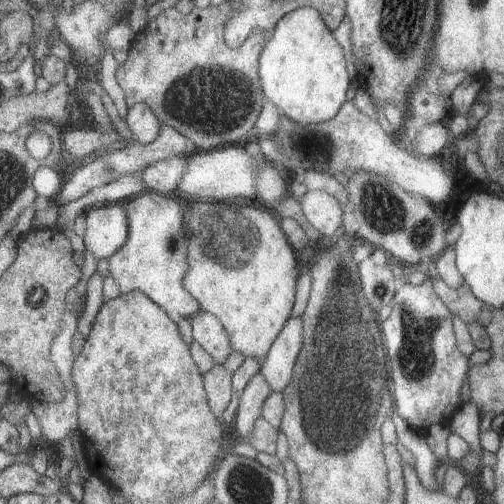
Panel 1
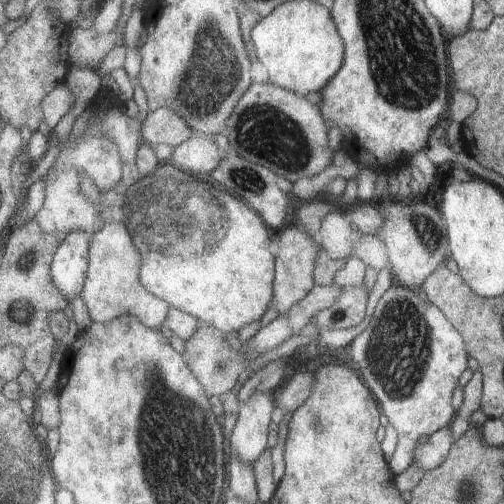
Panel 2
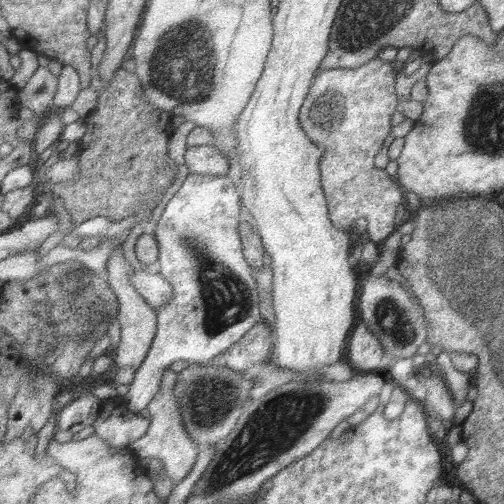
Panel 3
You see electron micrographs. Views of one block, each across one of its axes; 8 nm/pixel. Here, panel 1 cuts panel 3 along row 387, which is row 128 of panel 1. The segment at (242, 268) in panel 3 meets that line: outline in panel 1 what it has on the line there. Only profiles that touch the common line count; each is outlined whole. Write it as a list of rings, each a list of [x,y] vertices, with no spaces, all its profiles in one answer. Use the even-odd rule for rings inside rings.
[[[147,104],[133,106],[127,112],[125,122],[133,134],[133,140],[139,144],[151,144],[159,136],[161,122],[157,120],[157,116],[151,112],[151,108]]]

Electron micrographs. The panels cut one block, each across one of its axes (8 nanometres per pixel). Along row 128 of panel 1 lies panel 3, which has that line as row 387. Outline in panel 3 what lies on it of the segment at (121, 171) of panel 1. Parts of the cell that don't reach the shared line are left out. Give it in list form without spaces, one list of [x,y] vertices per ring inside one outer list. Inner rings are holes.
[[[165,370],[157,394],[149,402],[149,406],[145,408],[149,412],[151,424],[149,424],[147,432],[137,442],[133,442],[127,450],[135,456],[135,460],[143,460],[143,458],[155,458],[155,460],[159,460],[161,466],[163,466],[163,470],[165,470],[165,474],[167,474],[167,478],[171,480],[171,484],[175,488],[175,484],[179,484],[193,470],[195,460],[197,460],[197,444],[183,430],[181,412],[179,412],[179,406],[175,402],[173,390],[175,390],[175,376],[173,376],[171,370]]]

